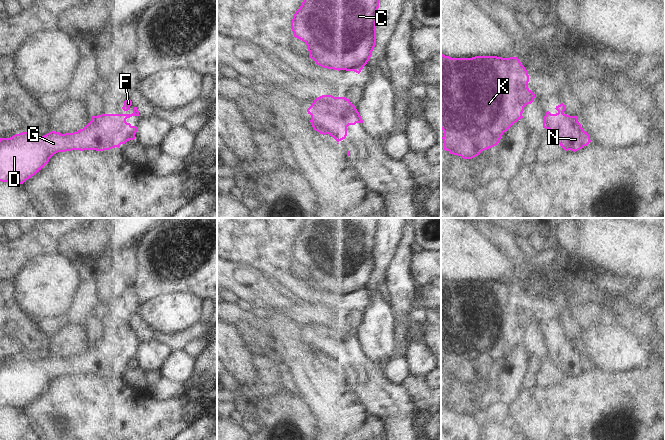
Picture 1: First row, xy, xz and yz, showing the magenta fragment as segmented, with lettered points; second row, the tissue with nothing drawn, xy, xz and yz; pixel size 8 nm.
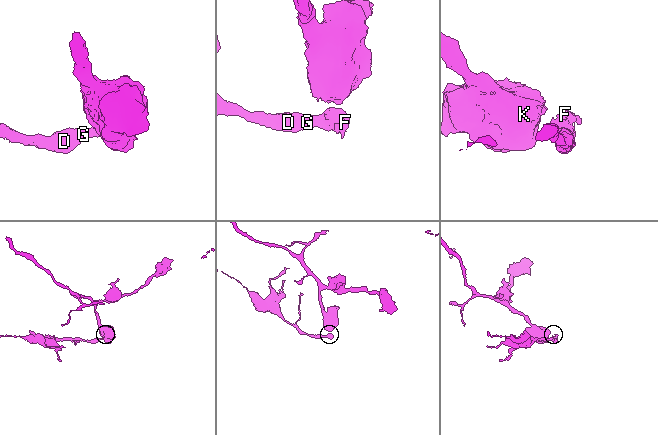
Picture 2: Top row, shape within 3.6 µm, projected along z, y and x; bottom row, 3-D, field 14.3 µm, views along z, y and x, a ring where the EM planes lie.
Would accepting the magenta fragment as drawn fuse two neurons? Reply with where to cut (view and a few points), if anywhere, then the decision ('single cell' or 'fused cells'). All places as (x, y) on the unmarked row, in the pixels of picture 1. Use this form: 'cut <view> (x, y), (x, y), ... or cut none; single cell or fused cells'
cut none; single cell

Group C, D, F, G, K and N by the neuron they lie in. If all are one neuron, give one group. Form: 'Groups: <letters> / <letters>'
Groups: C D F G K N.

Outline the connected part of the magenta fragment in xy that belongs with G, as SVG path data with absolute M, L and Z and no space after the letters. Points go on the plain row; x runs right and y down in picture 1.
M134 331L132 338L91 340L91 345L83 353L73 357L61 358L51 355L44 360L35 360L27 355L15 358L10 362L0 362L0 405L23 408L48 388L49 383L58 376L104 375L115 371L119 372L121 368L135 363L138 351L126 346L126 343L132 340L139 340L137 331Z

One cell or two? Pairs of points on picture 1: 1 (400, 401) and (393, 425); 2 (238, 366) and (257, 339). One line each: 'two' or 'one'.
1: one
2: two

